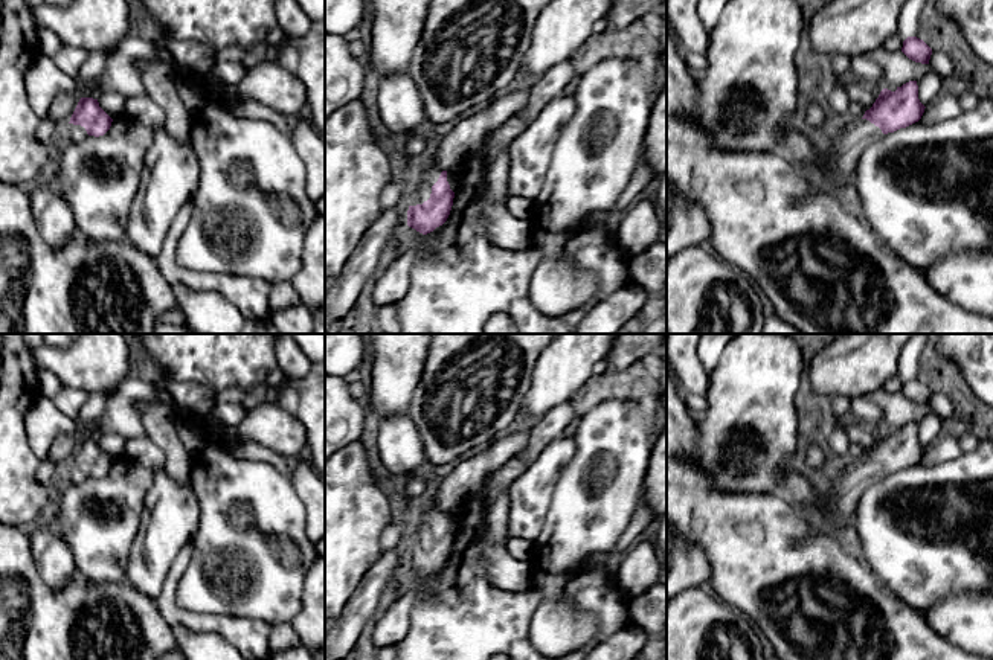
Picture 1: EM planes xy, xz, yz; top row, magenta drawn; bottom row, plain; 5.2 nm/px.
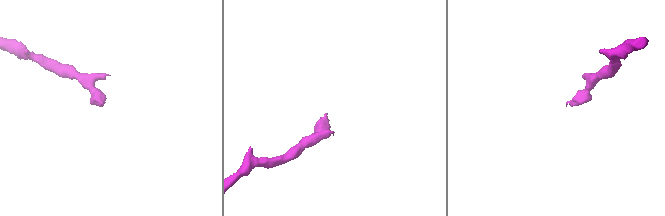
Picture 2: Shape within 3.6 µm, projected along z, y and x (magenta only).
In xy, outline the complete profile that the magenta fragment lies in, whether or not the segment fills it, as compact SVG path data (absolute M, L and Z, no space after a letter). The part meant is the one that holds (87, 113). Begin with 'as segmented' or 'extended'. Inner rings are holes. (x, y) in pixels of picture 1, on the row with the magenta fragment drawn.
extended; M81 98L66 127L66 139L79 142L87 136L104 136L111 122L113 119L99 107L98 99Z

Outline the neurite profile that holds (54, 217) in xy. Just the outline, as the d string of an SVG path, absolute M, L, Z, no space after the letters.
M56 186L29 187L32 215L40 235L52 248L61 248L76 232L75 215Z

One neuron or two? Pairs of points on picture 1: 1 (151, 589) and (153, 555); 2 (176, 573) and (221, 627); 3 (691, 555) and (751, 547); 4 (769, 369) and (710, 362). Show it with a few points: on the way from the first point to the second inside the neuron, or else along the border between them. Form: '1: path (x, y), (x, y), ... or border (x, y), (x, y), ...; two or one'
1: path (151, 581), (151, 563); one
2: path (170, 593), (170, 604), (183, 618), (202, 624); one
3: border (682, 535), (703, 551), (711, 570), (706, 584); two
4: border (725, 349), (720, 362), (710, 372); two

